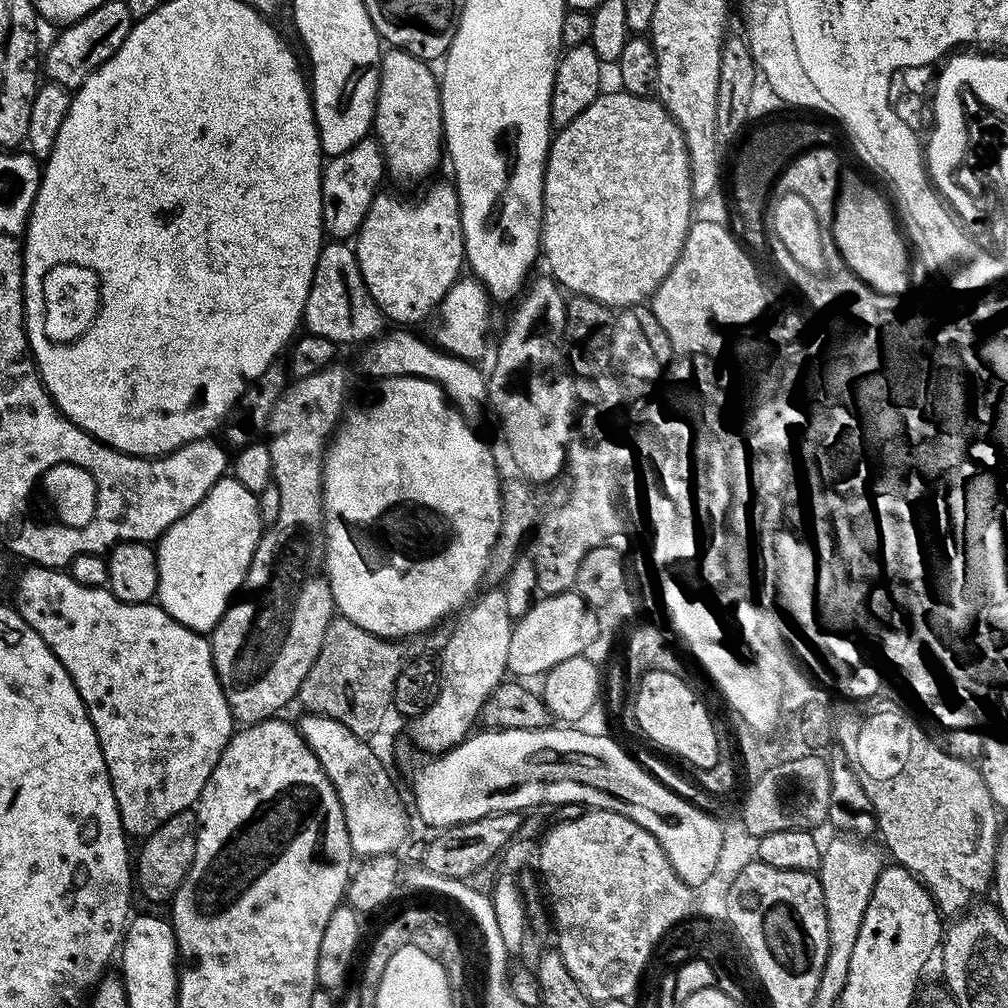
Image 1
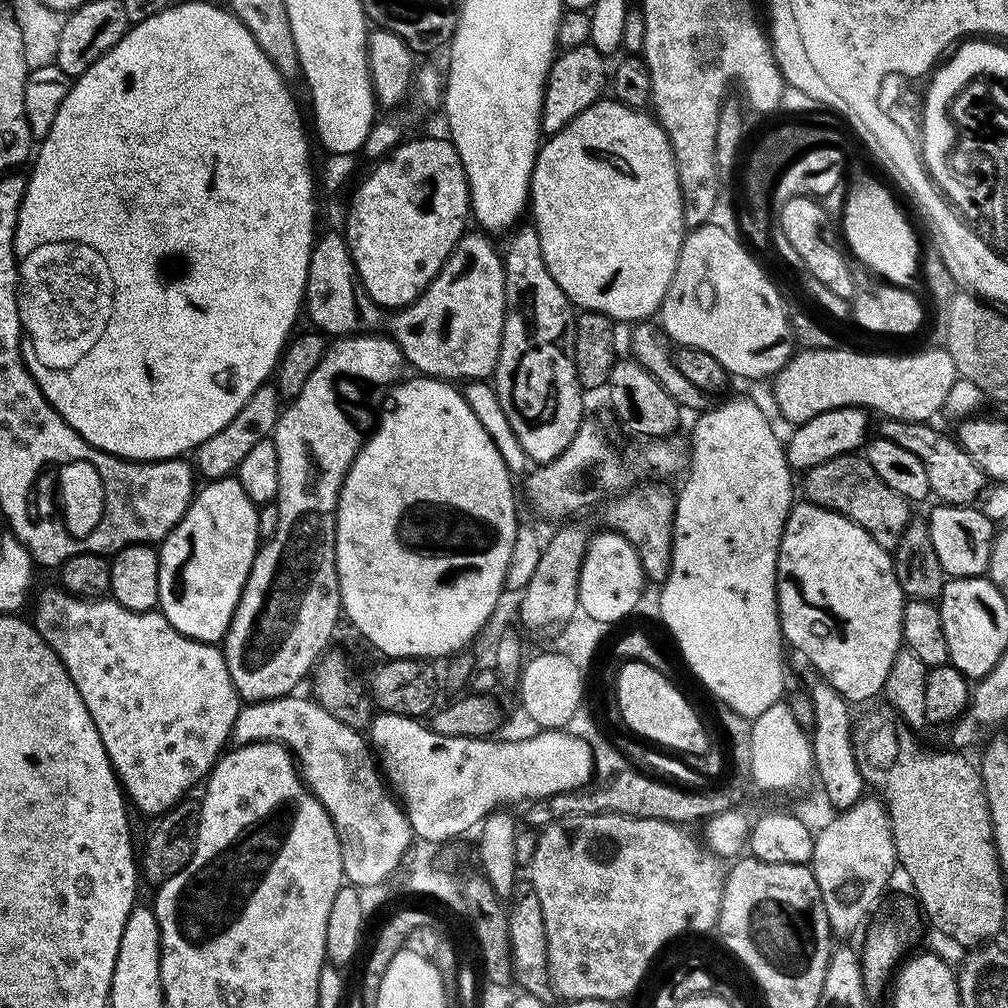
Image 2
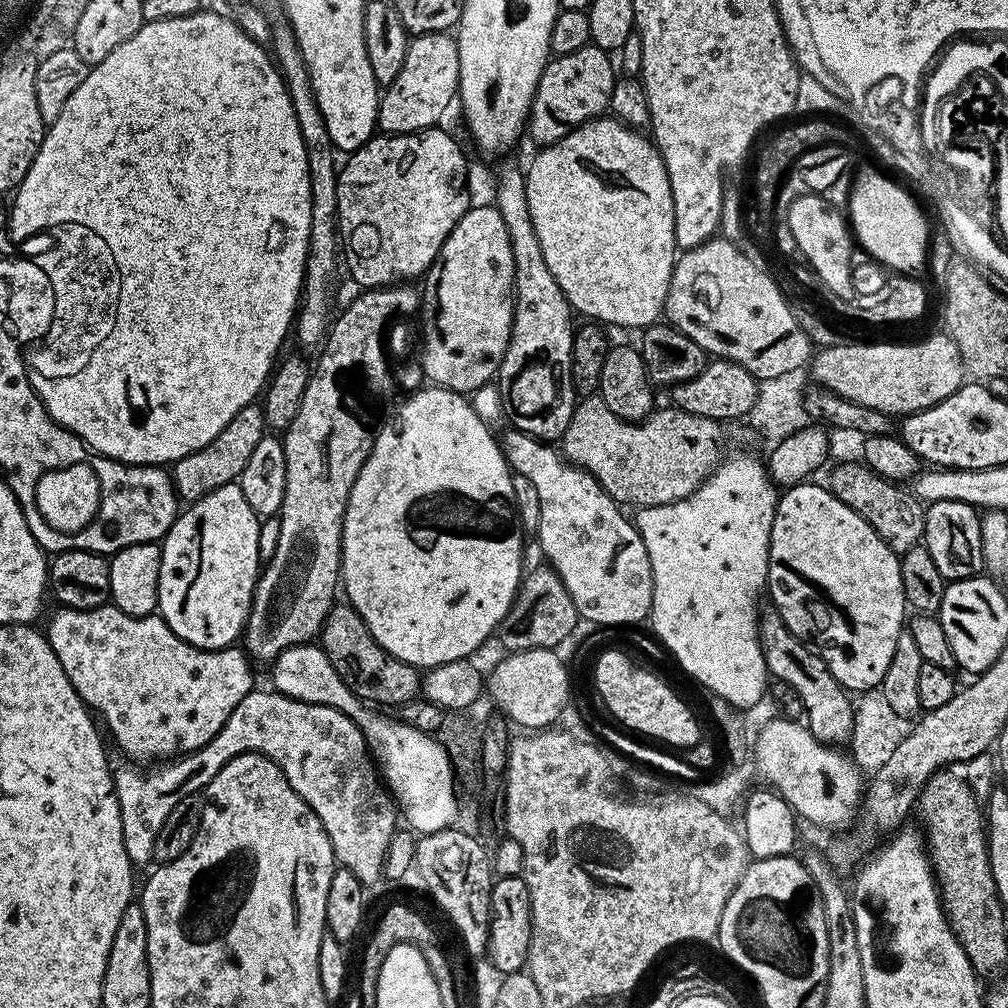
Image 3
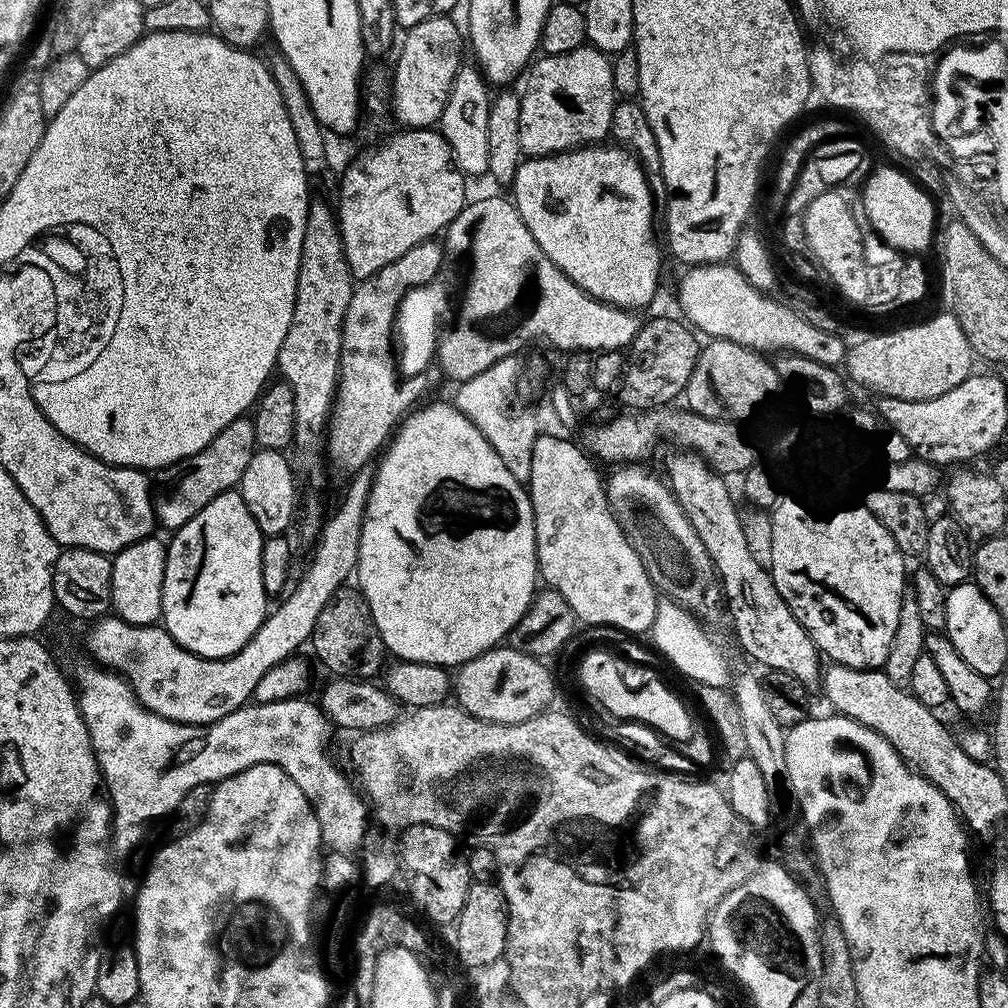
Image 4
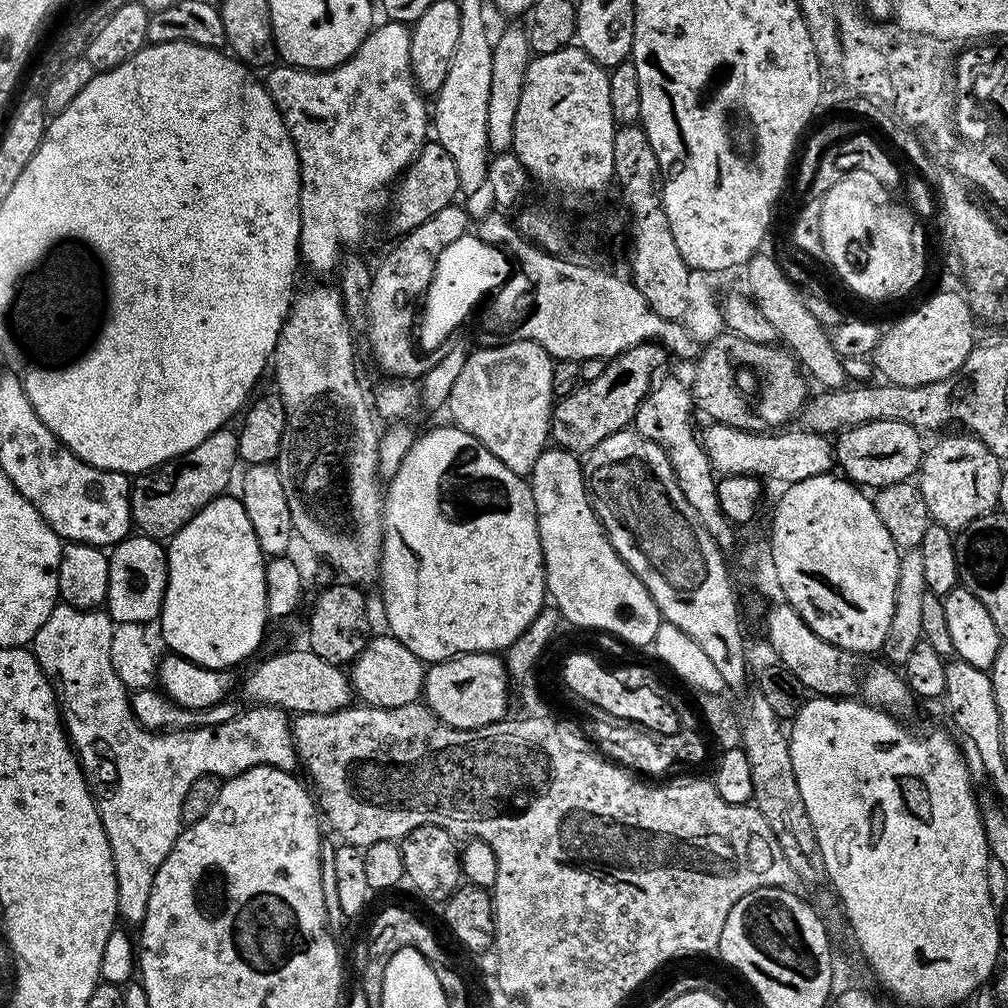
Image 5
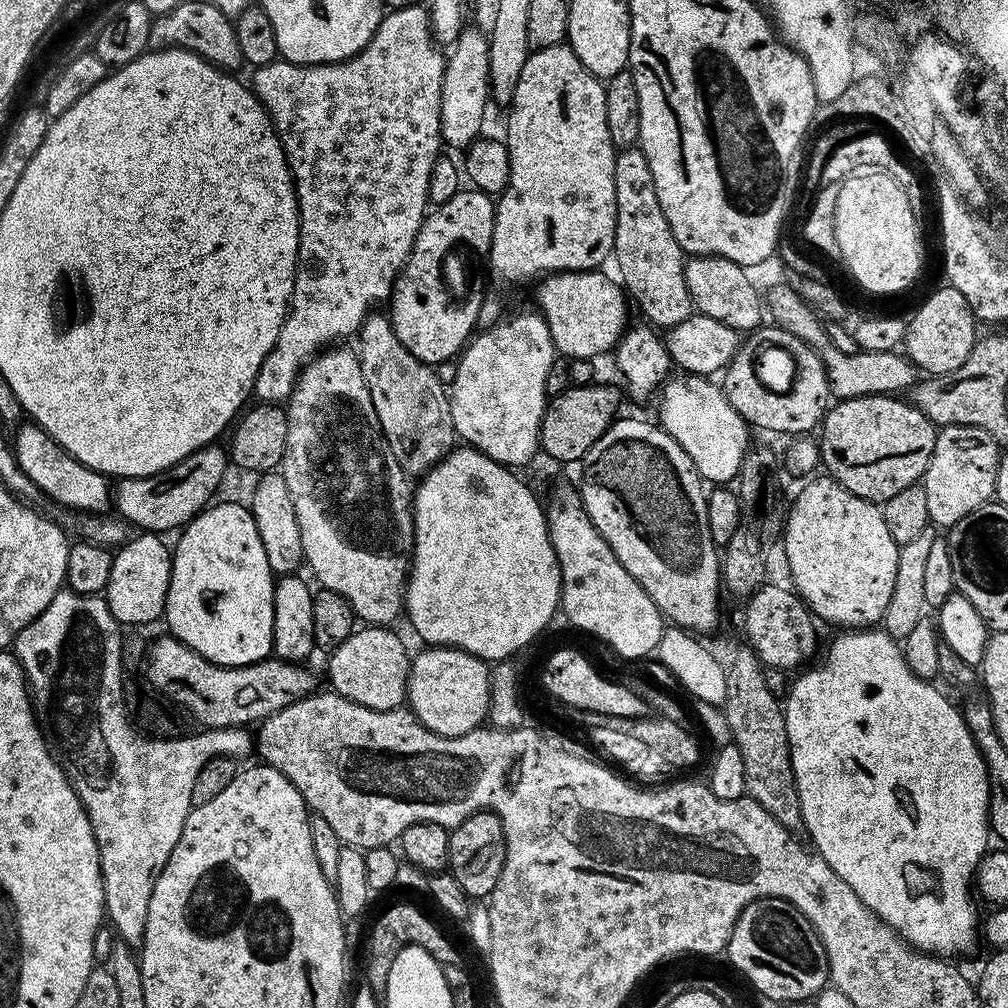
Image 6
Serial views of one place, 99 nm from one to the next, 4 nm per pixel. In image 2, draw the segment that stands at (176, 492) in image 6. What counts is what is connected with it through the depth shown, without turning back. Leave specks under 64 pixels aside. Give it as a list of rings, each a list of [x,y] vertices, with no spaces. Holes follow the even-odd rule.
[[[275,383],[261,384],[258,390],[254,390],[254,394],[250,394],[250,398],[244,403],[242,410],[238,410],[238,414],[234,414],[234,418],[230,418],[230,422],[226,422],[226,426],[222,426],[222,430],[218,430],[218,434],[206,438],[206,442],[197,446],[194,450],[195,471],[205,481],[223,480],[231,477],[235,473],[236,467],[242,462],[242,458],[246,458],[246,453],[257,442],[271,437],[281,411],[282,397],[277,392]]]

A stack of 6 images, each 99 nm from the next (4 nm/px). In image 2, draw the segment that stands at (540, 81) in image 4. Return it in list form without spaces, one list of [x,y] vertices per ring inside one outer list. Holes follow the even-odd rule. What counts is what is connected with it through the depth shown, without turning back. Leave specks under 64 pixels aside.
[[[591,42],[578,46],[578,50],[560,52],[552,61],[552,69],[548,72],[548,80],[544,84],[544,101],[540,115],[540,127],[551,134],[570,126],[582,110],[601,99],[606,92],[606,81],[610,72],[606,67],[606,57]]]

